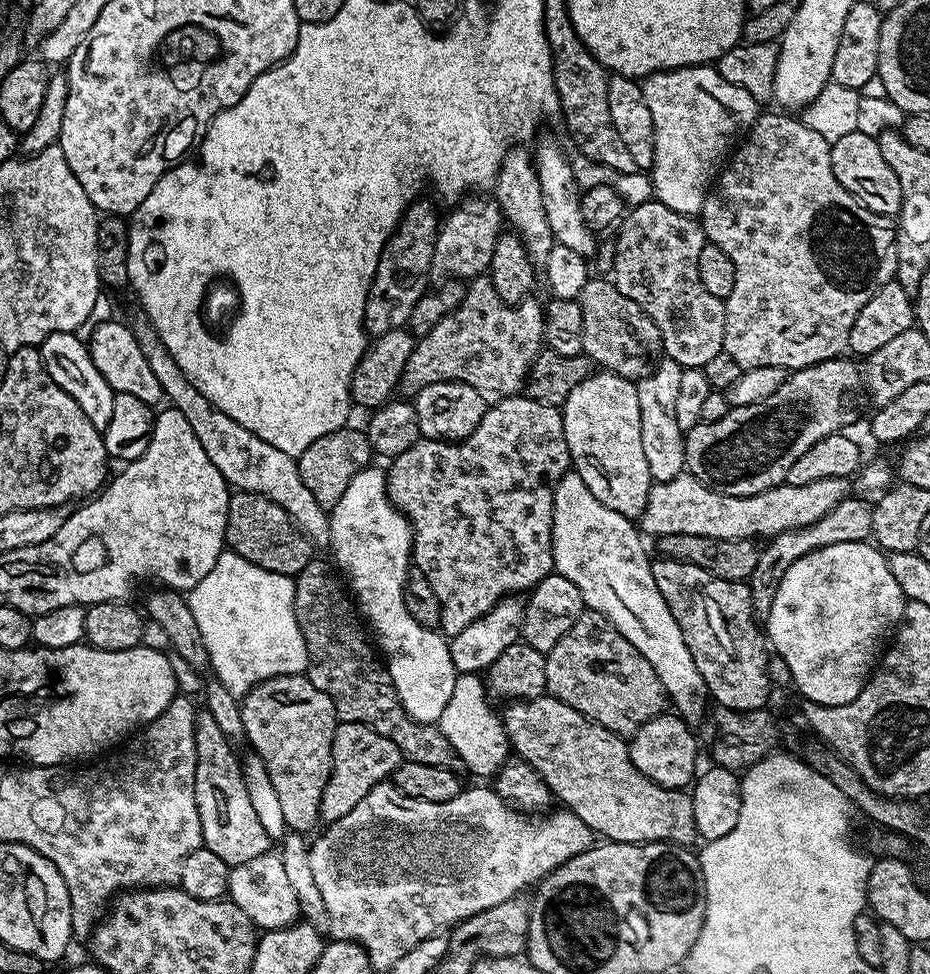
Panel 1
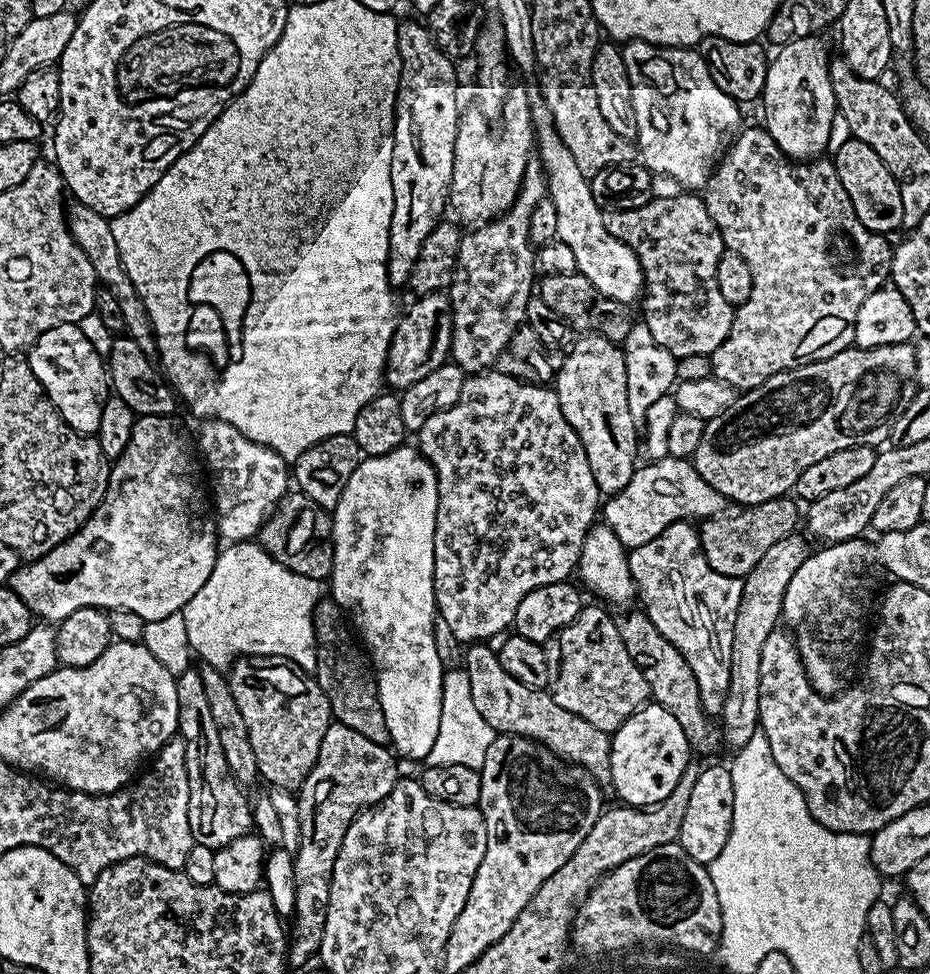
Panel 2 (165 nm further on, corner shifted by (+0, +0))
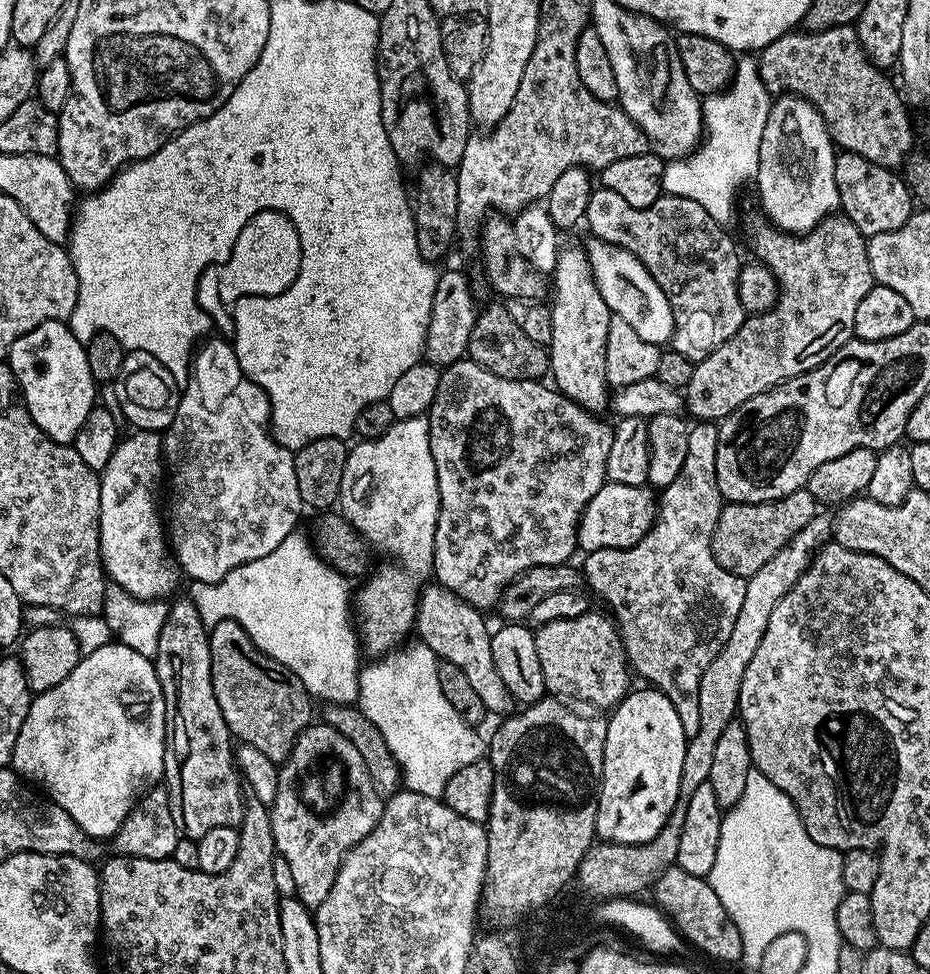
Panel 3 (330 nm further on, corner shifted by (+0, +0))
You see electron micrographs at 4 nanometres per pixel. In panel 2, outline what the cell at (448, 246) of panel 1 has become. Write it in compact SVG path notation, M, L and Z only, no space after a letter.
M513 83L504 103L504 129L495 132L489 117L479 107L465 107L456 123L454 138L454 174L448 188L450 212L464 226L479 226L496 220L518 198L526 166L534 152L534 129L527 87Z

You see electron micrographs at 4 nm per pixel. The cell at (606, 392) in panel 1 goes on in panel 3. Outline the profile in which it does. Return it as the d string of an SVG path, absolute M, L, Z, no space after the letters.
M561 247L556 263L556 271L550 276L550 307L552 309L552 321L554 322L554 334L548 362L550 365L550 376L554 381L555 387L563 396L579 404L593 414L603 413L603 408L610 404L610 385L606 376L606 338L610 334L610 322L613 314L607 308L606 302L602 300L598 286L592 278L591 266L587 254L583 247L568 248Z

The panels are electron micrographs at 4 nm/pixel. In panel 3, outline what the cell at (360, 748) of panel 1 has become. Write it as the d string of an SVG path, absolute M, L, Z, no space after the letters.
M313 722L300 733L292 753L279 765L277 778L277 797L270 807L276 850L290 864L297 887L296 899L314 910L326 902L326 894L330 894L334 886L344 855L358 846L358 842L362 842L362 838L366 838L380 821L385 801L374 790L374 782L366 770L362 754L358 754L358 746L323 722Z

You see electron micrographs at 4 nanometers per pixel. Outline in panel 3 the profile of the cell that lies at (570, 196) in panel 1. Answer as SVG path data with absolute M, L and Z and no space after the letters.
M593 236L588 240L584 249L590 262L592 278L607 308L613 315L629 323L646 342L657 346L667 345L673 334L673 311L670 310L665 292L646 270L645 264L620 245L606 243Z

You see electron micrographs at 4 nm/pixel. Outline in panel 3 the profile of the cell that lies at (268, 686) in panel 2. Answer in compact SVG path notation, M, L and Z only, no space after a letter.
M223 620L211 625L208 641L214 698L218 698L228 731L237 741L257 747L275 762L287 760L300 733L313 723L313 697L289 668L283 668L277 660L260 652L238 622Z

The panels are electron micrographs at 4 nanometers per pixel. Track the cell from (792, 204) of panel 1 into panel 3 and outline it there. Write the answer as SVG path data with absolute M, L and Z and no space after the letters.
M763 214L746 217L744 228L752 239L755 259L765 264L780 284L780 297L770 311L749 315L735 334L718 346L718 350L695 361L686 389L686 412L688 408L689 414L697 421L719 422L738 410L742 402L829 360L846 341L853 339L854 313L862 298L870 294L874 283L867 239L843 214L828 216L818 227L803 234L784 232Z

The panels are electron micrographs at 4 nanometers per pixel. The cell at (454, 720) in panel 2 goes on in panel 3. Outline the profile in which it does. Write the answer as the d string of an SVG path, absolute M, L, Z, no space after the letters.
M408 642L399 650L368 663L360 670L360 711L378 726L382 738L386 738L386 746L390 746L400 763L403 787L410 792L443 797L446 782L450 782L462 766L470 766L470 762L485 755L485 737L483 740L477 729L446 702L442 682L438 682L440 660L430 646Z

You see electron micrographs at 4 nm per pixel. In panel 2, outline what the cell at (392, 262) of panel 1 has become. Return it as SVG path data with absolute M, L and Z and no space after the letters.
M423 23L399 25L398 50L400 51L400 82L396 90L396 111L394 113L394 123L392 125L392 137L394 138L394 150L392 151L392 161L390 162L390 178L394 186L394 210L392 211L392 221L388 231L388 282L393 286L407 285L410 274L414 270L414 262L418 262L418 254L422 250L422 242L430 238L430 234L441 223L440 216L449 207L448 188L452 185L452 175L454 174L454 138L456 137L456 123L460 120L462 104L456 101L456 68L457 65L445 52L442 51L435 42L432 41L432 34Z

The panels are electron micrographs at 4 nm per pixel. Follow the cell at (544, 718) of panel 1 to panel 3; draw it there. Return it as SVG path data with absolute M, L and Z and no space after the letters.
M432 582L420 589L414 632L419 643L430 646L440 660L454 662L454 666L466 674L466 679L474 685L478 698L482 698L482 706L489 713L508 714L513 711L514 701L510 690L506 690L506 682L502 682L498 670L494 670L494 658L490 654L492 632L484 616L481 609L467 604L458 598L458 594L446 590L441 584Z

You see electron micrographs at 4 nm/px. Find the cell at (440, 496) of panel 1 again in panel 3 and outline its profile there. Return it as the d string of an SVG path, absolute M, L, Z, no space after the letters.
M462 359L440 373L440 385L438 394L434 398L432 407L428 409L428 425L430 426L430 454L434 458L436 477L438 478L438 494L440 495L440 509L438 510L438 522L434 534L434 562L432 571L435 583L441 584L446 590L458 594L458 598L465 600L467 604L473 604L481 610L495 609L500 603L500 596L504 589L516 577L524 575L534 566L554 566L555 564L567 564L573 558L572 551L577 551L576 528L580 524L580 515L584 513L584 507L602 490L602 486L608 480L606 470L606 458L610 454L612 445L613 425L603 424L599 415L588 412L579 404L563 396L555 387L539 380L511 380L502 378L490 370L486 370L480 364L475 364L470 359Z

